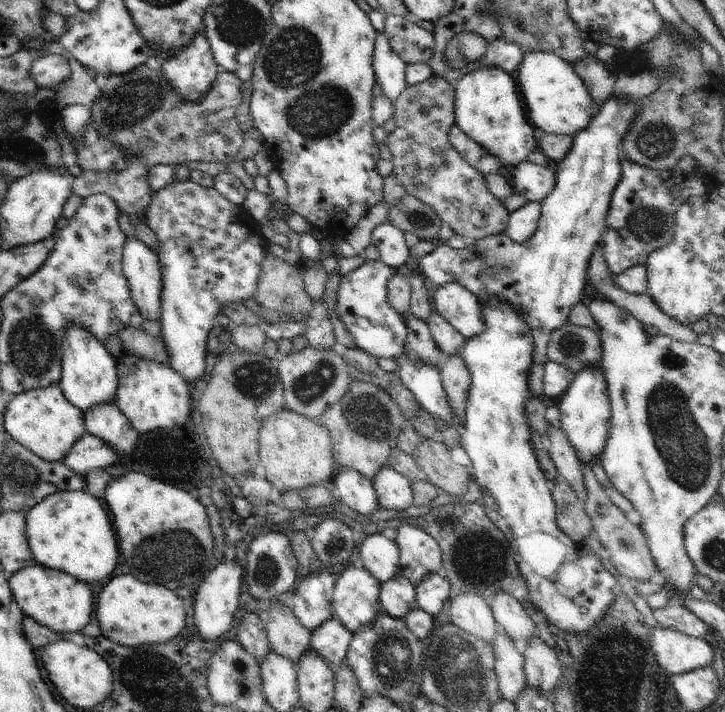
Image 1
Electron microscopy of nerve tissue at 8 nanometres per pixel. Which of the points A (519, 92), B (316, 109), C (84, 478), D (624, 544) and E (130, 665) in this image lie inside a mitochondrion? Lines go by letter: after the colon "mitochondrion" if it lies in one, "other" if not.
A: other
B: mitochondrion
C: other
D: mitochondrion
E: other

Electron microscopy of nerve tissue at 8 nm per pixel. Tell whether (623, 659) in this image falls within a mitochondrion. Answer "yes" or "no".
yes

